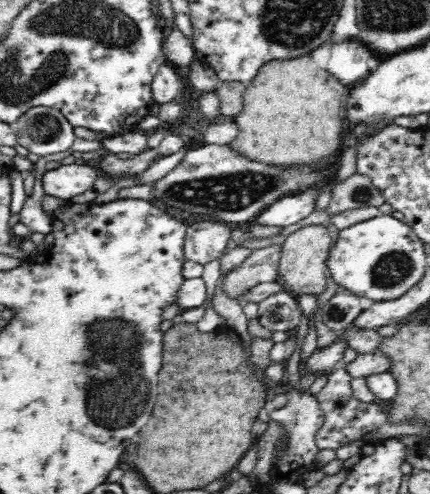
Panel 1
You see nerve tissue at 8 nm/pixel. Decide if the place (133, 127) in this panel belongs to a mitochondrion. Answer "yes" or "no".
no

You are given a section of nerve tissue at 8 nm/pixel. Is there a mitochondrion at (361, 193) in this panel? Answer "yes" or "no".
yes

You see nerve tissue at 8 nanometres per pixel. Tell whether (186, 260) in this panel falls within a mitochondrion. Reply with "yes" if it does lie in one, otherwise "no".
no

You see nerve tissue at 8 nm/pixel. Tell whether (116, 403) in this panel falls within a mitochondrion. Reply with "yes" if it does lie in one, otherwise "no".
yes

